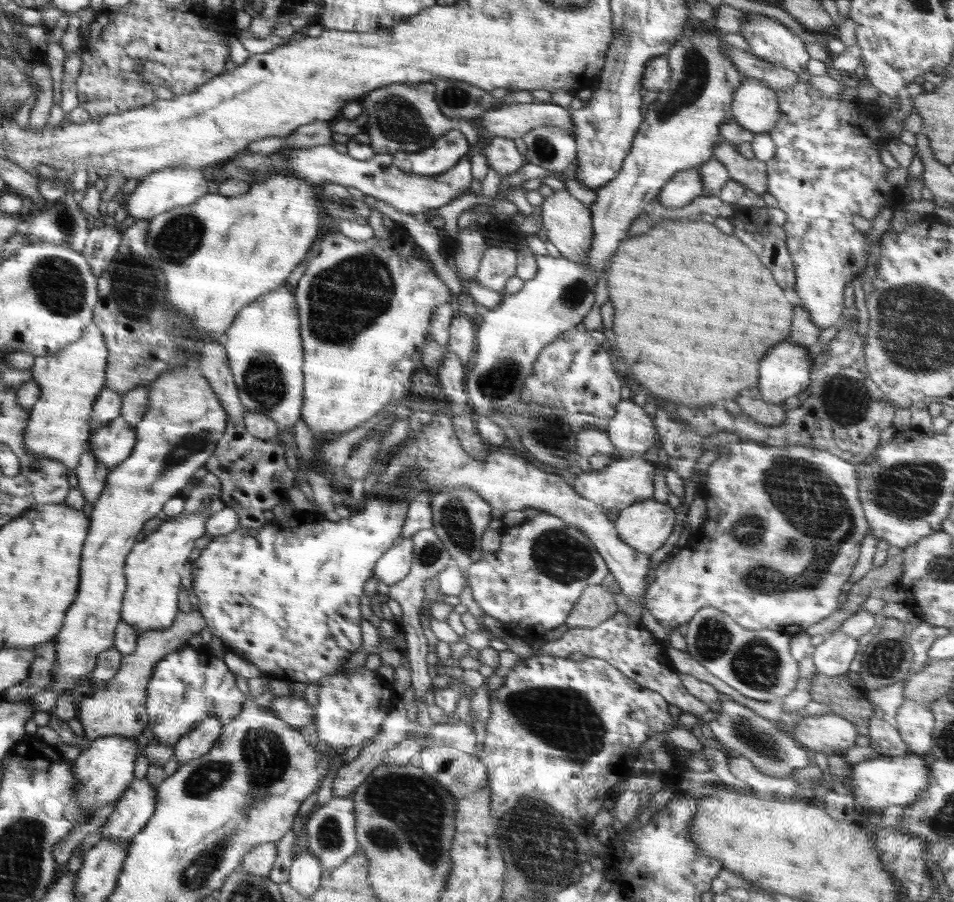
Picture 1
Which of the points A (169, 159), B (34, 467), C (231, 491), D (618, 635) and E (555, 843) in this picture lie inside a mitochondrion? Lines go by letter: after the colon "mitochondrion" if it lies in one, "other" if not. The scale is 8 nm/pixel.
A: other
B: other
C: other
D: other
E: mitochondrion

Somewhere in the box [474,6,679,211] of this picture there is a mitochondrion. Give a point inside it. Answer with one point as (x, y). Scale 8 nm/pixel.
(625, 34)

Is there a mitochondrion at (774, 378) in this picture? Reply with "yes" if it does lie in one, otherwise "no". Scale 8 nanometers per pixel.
no

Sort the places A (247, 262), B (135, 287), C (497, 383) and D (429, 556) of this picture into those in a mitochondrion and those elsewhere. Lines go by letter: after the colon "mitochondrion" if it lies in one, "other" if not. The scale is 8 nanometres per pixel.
A: other
B: mitochondrion
C: mitochondrion
D: mitochondrion

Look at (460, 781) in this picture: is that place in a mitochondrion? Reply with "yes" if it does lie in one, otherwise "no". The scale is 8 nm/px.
yes

